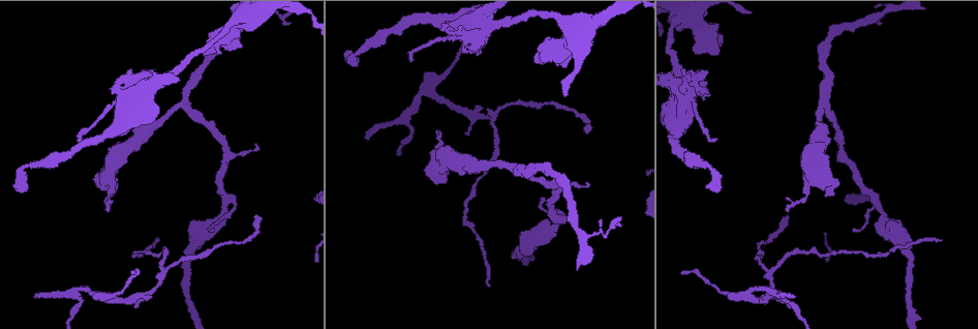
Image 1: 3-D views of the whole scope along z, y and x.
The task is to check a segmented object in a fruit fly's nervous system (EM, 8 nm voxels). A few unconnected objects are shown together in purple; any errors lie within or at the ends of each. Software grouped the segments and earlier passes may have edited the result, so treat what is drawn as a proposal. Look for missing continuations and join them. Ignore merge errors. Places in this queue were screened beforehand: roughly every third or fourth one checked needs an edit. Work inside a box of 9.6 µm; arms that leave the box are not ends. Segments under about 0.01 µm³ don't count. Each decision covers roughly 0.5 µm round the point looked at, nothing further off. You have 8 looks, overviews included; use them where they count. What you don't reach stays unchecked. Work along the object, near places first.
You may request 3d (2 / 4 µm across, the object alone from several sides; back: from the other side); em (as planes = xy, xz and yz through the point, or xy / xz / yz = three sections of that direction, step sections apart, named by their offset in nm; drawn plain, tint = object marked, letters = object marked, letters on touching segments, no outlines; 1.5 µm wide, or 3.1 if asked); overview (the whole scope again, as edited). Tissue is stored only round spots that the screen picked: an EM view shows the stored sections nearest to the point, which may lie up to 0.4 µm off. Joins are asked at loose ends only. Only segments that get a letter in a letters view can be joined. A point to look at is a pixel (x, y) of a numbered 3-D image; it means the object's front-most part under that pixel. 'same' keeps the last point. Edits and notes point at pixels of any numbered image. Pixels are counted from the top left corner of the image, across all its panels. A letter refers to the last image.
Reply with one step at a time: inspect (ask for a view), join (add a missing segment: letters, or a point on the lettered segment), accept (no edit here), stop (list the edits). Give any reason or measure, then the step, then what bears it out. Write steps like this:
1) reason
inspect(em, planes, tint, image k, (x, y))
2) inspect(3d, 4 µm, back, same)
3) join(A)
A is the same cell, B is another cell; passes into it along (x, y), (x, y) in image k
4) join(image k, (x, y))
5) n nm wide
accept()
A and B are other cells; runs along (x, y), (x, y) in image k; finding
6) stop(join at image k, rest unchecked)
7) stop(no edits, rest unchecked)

branch stops here
inspect(em, yz, step 8, plain, image 1, (465, 53))

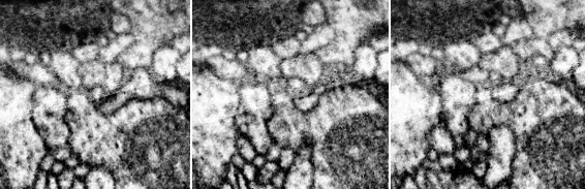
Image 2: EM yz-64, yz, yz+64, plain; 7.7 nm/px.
see the neighbours
inspect(em, yz, step 8, letters, same)

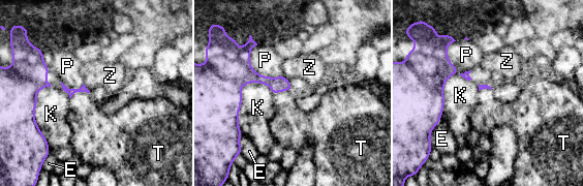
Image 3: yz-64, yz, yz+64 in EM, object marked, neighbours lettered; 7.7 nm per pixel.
K touches over 440 nm
accept()
E, K, P, T and Z are other cells; border along (89, 92), (75, 92), (70, 98) in image 3; none of them fits

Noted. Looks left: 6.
thick end
inspect(em, planes, letters, image 1, (113, 196))

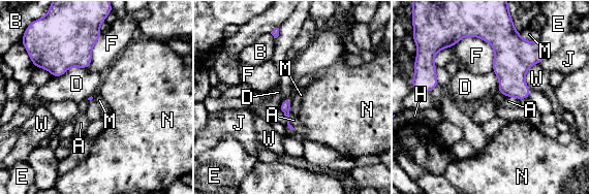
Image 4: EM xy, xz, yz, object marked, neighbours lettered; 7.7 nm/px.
accept()
A, B, D, E, F, H, J, M, N and W are other cells; border along (519, 33), (523, 38), (533, 41) in image 4; no lettered segment goes on from it

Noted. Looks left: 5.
inspect(em, yz, step 4, tint, image 1, (796, 296))

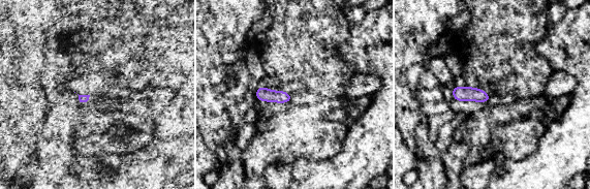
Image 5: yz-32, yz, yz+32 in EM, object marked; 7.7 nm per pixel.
another direction
inspect(em, planes, letters, same)

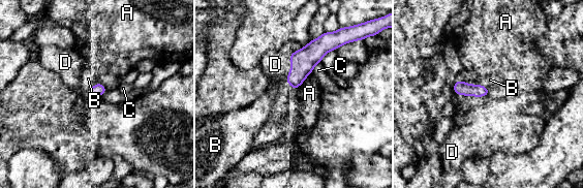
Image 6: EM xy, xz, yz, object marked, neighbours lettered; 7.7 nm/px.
100 nm wide
join(B)
B is the same cell, A, C and D are other cells; it goes on there

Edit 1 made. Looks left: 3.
stop(join at image 6, rest unchecked)

